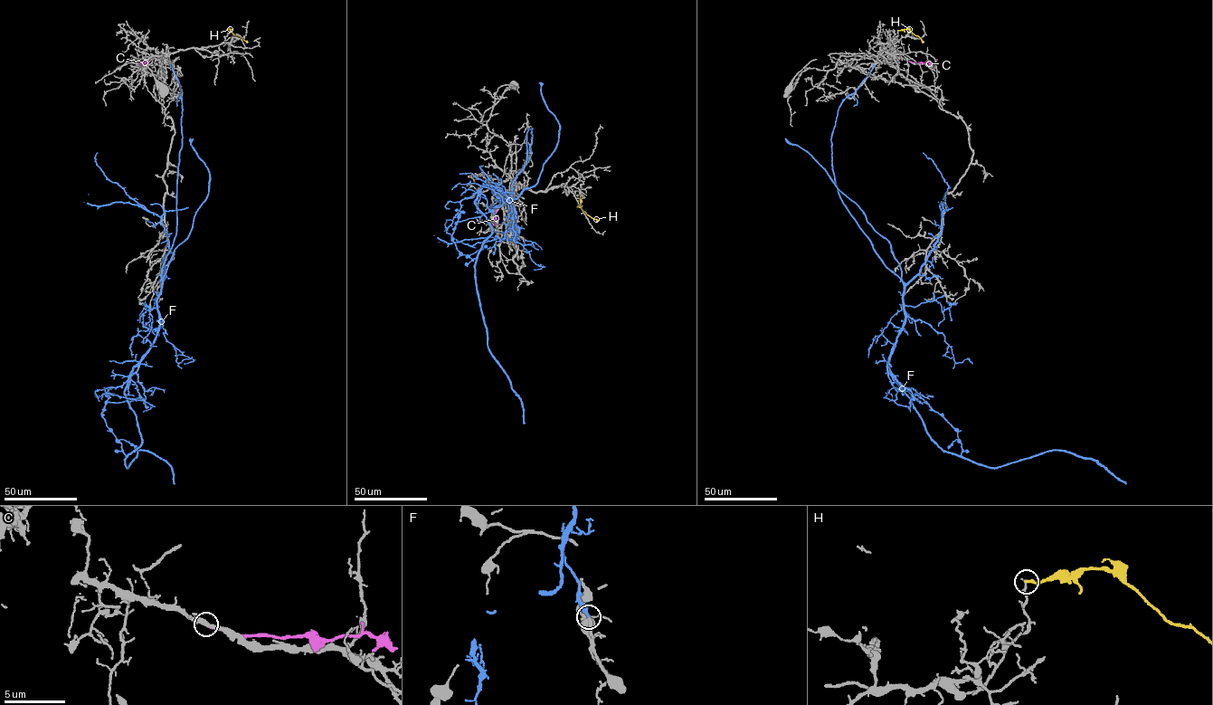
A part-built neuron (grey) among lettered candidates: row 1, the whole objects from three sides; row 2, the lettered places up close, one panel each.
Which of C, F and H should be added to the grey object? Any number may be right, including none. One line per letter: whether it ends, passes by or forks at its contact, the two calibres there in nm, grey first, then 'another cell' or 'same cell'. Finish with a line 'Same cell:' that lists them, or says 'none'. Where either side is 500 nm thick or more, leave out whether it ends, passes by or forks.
C: it ends there; 360 nm thick on the grey side, 240 nm on the other; another cell
F: it ends there; 170 nm thick on the grey side, 380 nm on the other; another cell
H: it ends there; 190 nm thick on the grey side, 240 nm on the other; another cell
Same cell: none

